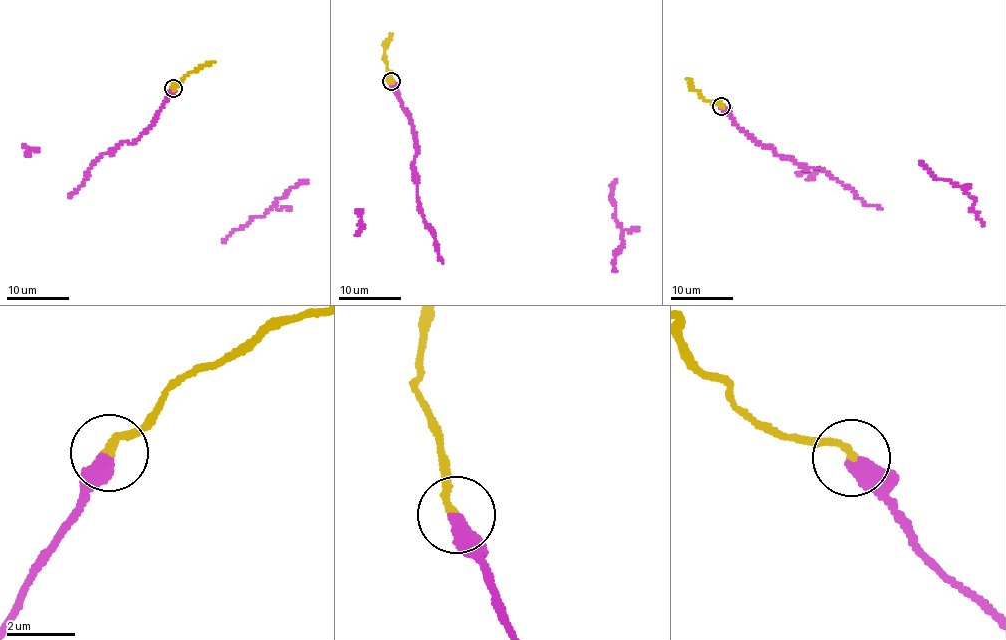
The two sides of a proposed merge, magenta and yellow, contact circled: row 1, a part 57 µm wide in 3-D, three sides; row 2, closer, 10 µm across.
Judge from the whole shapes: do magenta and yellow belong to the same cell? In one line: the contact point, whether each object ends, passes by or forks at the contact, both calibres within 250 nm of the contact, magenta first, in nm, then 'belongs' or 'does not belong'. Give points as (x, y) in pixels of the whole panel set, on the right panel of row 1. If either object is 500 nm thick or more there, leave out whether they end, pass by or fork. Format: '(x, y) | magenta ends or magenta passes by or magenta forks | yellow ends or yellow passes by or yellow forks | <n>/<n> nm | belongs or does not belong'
(721, 106) | magenta ends | yellow ends | 480/240 nm | does not belong

